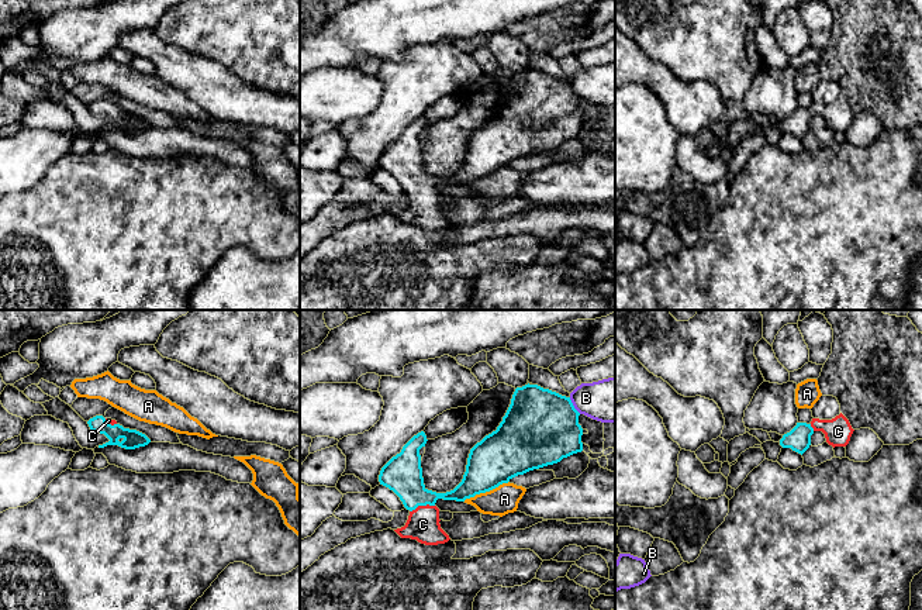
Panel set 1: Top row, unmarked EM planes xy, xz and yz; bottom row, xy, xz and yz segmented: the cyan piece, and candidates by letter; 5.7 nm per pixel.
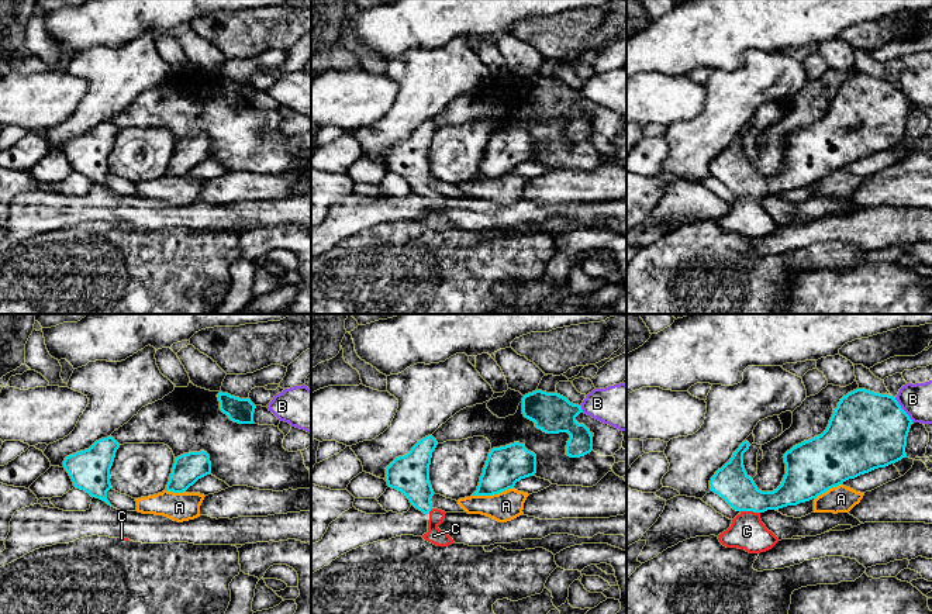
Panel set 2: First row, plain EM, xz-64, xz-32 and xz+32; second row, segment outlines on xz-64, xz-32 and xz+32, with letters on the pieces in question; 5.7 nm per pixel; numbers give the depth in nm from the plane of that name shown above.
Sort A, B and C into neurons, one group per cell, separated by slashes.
A / B / C

